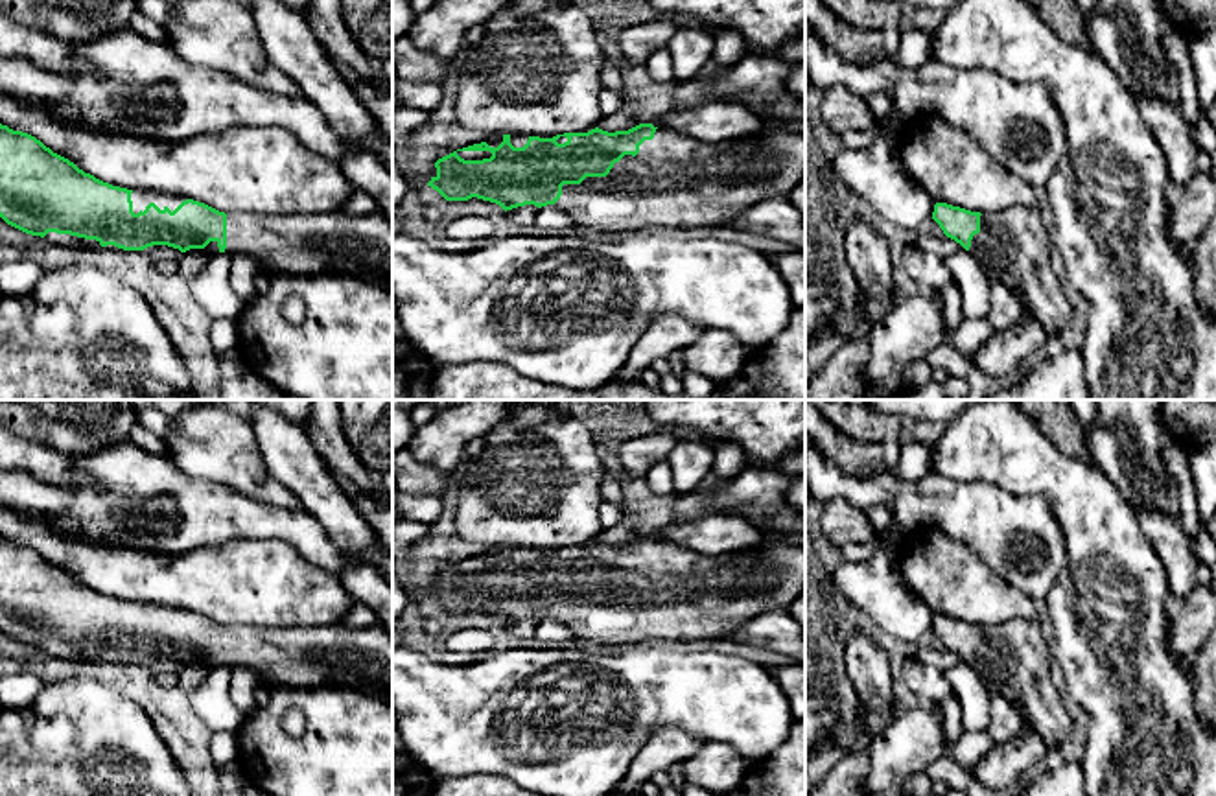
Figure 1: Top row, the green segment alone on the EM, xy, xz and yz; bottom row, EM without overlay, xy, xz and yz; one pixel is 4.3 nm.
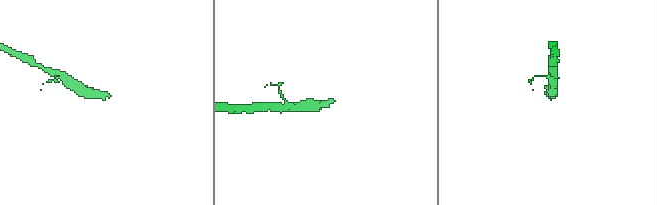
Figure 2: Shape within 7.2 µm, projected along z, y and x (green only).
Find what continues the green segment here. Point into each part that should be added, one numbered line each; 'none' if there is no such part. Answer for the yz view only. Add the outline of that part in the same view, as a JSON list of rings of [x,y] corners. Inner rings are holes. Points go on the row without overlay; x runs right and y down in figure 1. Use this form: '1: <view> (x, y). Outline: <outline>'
1: yz (1014, 658). Outline: [[[1013,619],[982,626],[980,645],[973,649],[969,667],[988,691],[999,693],[1011,706],[1021,706],[1046,746],[1067,741],[1072,720],[1063,706],[1054,678],[1050,643],[1035,619]]]

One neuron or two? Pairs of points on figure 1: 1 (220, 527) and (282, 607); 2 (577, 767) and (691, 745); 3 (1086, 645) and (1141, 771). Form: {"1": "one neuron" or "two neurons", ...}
{"1": "two neurons", "2": "two neurons", "3": "one neuron"}

